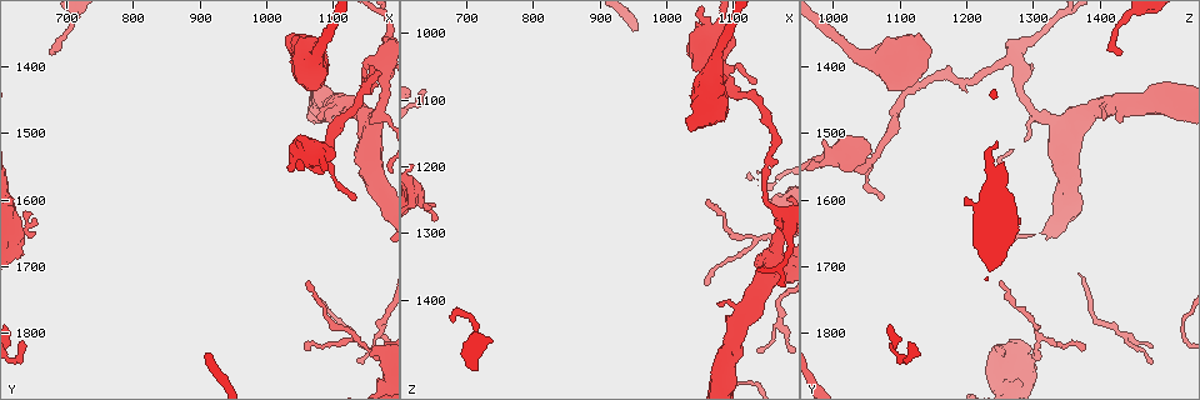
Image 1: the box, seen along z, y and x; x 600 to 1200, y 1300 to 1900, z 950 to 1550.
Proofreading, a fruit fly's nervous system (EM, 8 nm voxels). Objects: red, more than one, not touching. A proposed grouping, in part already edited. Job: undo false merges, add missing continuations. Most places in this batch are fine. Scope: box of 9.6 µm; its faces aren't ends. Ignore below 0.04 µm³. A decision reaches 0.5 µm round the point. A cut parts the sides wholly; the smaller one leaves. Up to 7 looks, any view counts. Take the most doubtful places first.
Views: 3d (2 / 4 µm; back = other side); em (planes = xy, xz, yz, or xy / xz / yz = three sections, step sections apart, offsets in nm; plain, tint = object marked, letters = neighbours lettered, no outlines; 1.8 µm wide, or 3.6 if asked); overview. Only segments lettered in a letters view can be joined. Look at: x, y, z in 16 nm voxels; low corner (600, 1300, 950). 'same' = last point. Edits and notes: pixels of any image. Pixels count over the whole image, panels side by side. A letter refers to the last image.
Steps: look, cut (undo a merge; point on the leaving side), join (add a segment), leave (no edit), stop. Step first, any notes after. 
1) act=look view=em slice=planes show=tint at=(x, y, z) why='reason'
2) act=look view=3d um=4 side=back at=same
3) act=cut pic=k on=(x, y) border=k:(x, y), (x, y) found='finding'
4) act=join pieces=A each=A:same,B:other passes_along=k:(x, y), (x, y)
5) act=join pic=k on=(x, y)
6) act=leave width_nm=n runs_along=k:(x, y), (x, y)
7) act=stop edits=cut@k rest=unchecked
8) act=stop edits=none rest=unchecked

act=look view=em slice=yz step=8 show=letters at=(655, 1630, 1280)

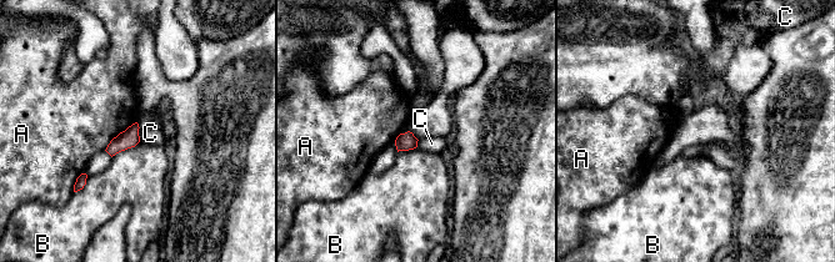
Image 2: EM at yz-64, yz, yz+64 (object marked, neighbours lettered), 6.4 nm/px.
act=look view=em slice=planes show=letters at=same

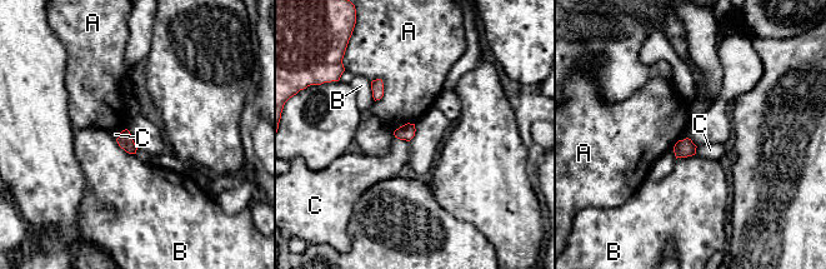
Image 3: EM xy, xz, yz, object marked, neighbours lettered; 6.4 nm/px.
act=leave width_nm=100 each=A:other,B:other,C:other border=3:(395, 137), (408, 142) found='no lettered segment goes on from it'

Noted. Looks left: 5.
act=look view=em slice=yz step=8 show=letters at=(1060, 1720, 1250) why='thin end'

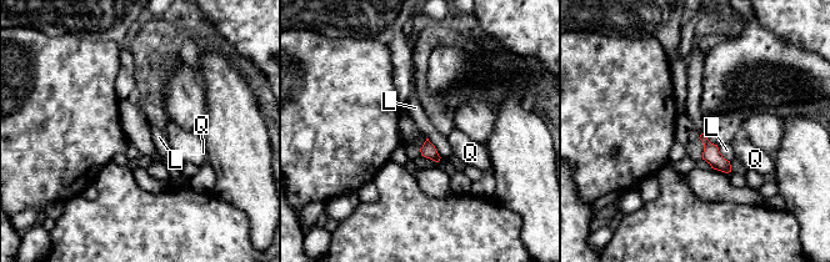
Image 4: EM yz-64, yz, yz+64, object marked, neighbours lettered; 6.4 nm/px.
act=look view=em slice=planes show=letters at=same why='cut it another way'

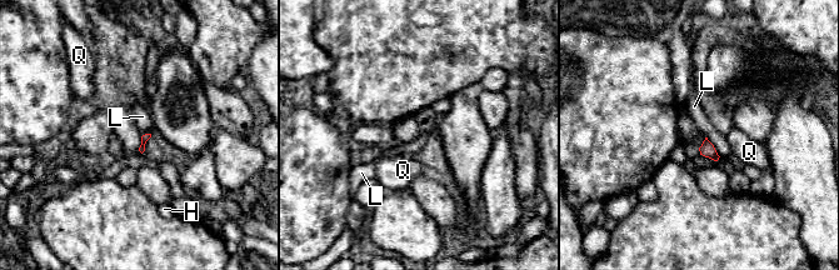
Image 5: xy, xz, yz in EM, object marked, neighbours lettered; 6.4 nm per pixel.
act=leave each=H:other,L:other,Q:other border=5:(707, 136), (720, 156) found='none of them fits'

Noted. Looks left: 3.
act=look view=em um=3.6 slice=planes show=letters at=(1030, 1360, 1130) why='branch stops here'

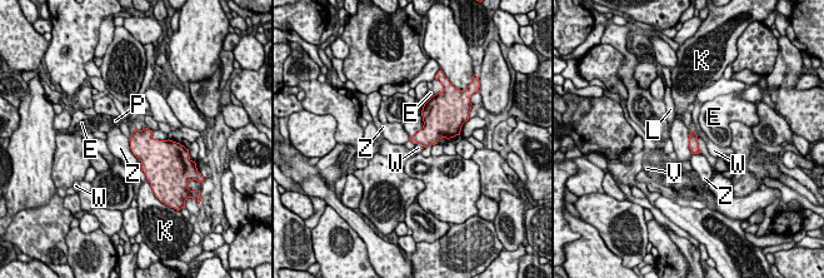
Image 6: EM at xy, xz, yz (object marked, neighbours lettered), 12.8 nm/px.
act=leave each=E:other,K:other,L:other,P:other,V:other,W:other,Z:other border=6:(422, 115), (422, 127), (410, 137) found='none of them fits'

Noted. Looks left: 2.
act=stop edits=none rest=unchecked

